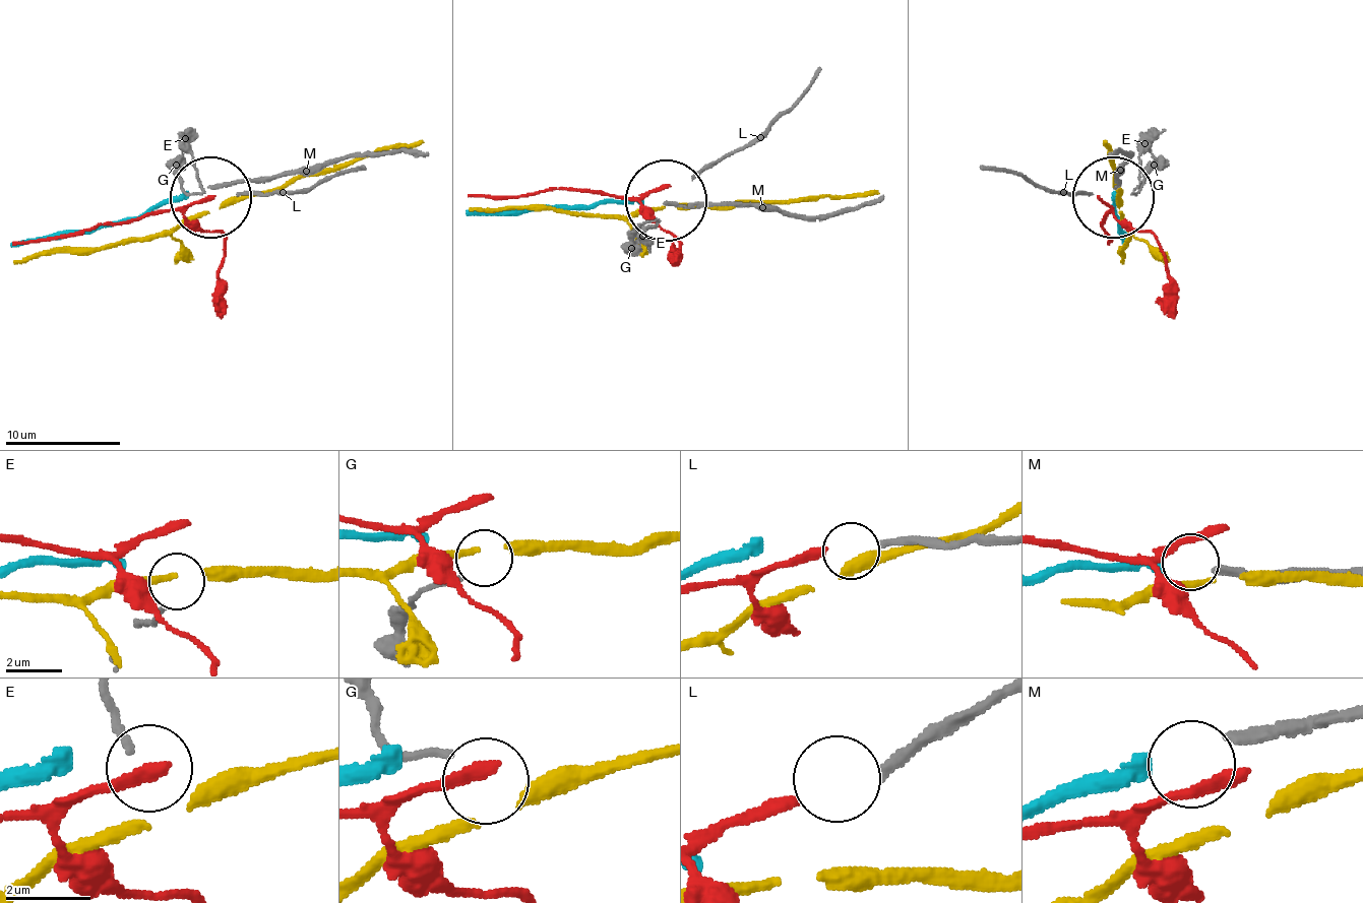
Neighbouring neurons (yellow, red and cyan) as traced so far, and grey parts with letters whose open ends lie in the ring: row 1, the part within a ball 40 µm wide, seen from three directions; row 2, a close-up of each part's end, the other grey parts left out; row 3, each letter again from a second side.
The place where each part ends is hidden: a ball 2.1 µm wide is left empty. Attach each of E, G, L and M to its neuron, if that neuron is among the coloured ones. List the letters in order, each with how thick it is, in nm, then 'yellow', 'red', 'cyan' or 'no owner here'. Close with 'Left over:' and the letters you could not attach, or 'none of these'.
E: calibre 160 nm; no owner here
G: calibre 160 nm; yellow
L: calibre 260 nm; red
M: calibre 260 nm; cyan
Left over: E

